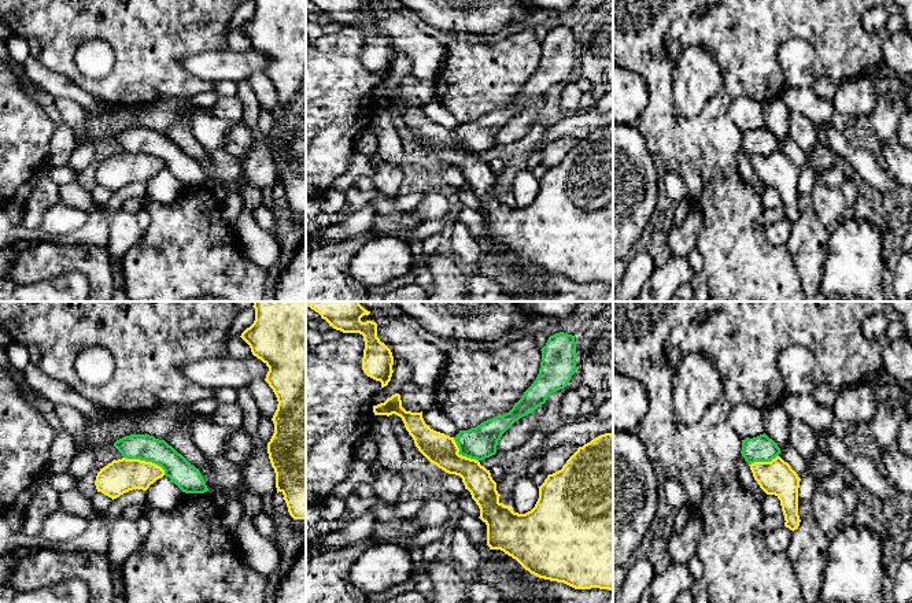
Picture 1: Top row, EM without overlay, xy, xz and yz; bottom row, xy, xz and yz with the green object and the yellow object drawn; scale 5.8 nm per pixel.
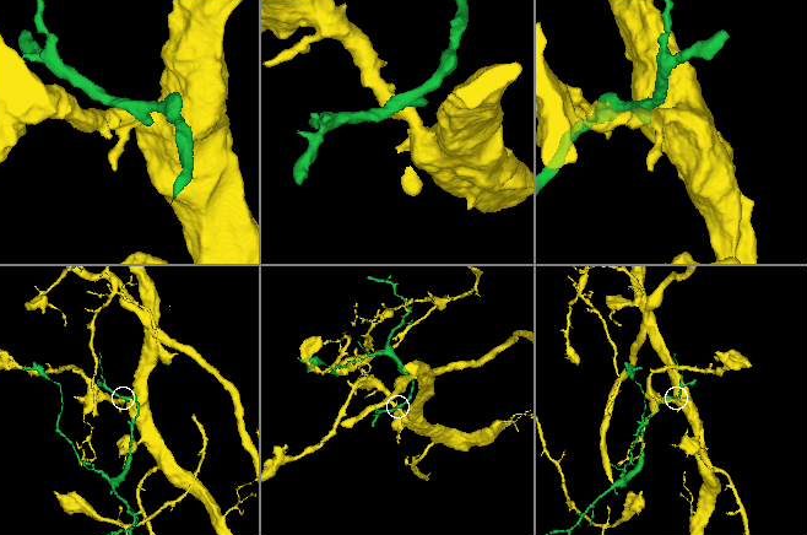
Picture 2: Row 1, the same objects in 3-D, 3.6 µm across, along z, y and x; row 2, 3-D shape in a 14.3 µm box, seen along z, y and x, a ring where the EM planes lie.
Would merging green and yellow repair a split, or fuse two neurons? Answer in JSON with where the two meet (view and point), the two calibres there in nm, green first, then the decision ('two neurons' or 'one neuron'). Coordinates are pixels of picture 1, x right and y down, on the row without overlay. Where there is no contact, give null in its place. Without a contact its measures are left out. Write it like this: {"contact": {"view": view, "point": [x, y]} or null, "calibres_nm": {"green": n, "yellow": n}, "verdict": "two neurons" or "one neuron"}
{"contact": {"view": "xy", "point": [146, 154]}, "calibres_nm": {"green": 160, "yellow": 200}, "verdict": "two neurons"}

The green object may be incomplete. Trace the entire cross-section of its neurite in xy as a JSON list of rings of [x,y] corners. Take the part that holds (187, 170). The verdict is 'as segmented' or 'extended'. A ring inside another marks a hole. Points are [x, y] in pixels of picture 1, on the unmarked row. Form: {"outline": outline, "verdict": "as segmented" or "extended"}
{"outline": [[[130,127],[117,133],[114,140],[126,152],[140,152],[160,159],[165,169],[185,186],[204,186],[208,184],[199,162],[165,133],[149,127]]], "verdict": "as segmented"}

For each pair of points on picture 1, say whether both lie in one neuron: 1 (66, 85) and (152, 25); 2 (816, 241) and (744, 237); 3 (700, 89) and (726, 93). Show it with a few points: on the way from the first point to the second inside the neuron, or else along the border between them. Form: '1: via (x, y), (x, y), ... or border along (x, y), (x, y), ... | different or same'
1: border along (44, 65), (67, 76), (98, 100) | different
2: border along (785, 244), (798, 274) | different
3: border along (716, 60), (722, 73), (722, 85), (694, 115) | different

